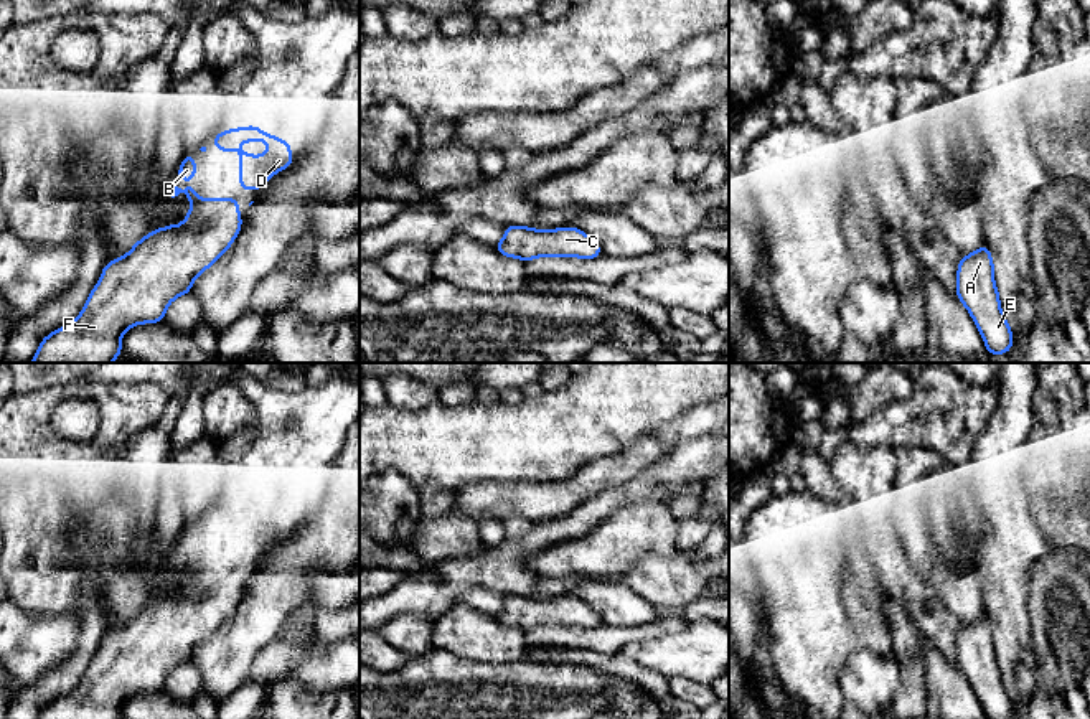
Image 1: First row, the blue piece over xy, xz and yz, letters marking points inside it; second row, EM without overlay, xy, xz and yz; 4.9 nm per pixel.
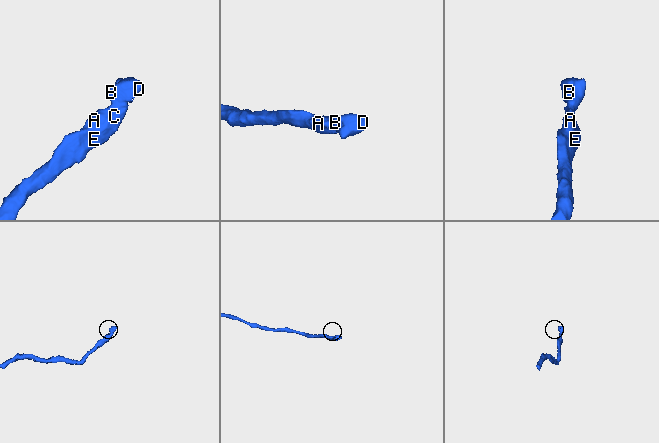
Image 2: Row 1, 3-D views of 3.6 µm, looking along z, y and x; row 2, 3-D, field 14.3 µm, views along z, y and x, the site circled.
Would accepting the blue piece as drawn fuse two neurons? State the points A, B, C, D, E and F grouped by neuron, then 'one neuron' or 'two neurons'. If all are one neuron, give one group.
A B C D E F | one neuron

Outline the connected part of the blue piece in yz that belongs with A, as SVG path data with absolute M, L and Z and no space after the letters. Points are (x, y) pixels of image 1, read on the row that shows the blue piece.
M984 242L975 252L961 256L956 269L955 295L973 318L986 345L986 353L1009 353L1014 336L1001 310L993 256Z

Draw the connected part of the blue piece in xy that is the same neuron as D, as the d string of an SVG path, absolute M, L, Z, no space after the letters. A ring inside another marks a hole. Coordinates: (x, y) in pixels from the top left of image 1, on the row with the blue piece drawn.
M259 125L228 129L211 139L218 152L239 152L239 190L259 190L270 176L294 163L292 145L275 134L265 134ZM237 142L267 142L270 147L262 155L249 155Z

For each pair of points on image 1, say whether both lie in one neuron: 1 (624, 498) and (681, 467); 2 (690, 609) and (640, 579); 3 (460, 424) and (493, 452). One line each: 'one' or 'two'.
1: one
2: two
3: one

